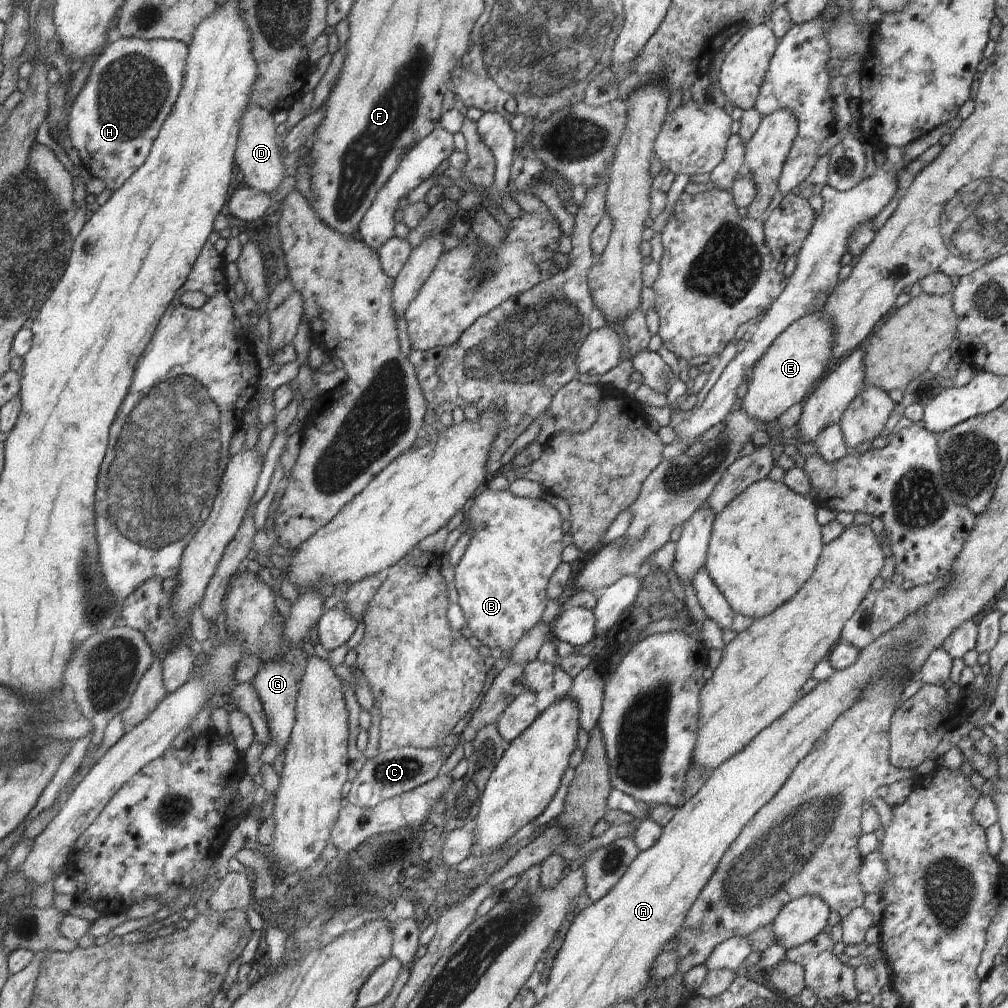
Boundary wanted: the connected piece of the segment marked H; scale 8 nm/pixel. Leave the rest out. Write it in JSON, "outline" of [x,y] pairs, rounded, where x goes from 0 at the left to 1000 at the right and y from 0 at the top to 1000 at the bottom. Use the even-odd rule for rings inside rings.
{"outline":[[[117,38],[114,42],[107,43],[102,51],[97,55],[95,61],[89,67],[89,74],[84,80],[83,85],[70,103],[68,118],[66,119],[66,133],[68,134],[71,145],[77,150],[83,166],[91,176],[100,177],[105,181],[106,187],[115,189],[137,169],[146,155],[149,153],[152,141],[157,135],[159,128],[162,126],[163,120],[167,117],[169,109],[172,108],[175,98],[178,96],[182,86],[183,74],[186,67],[187,45],[182,42],[171,39],[153,39],[143,40],[136,38]]]}

